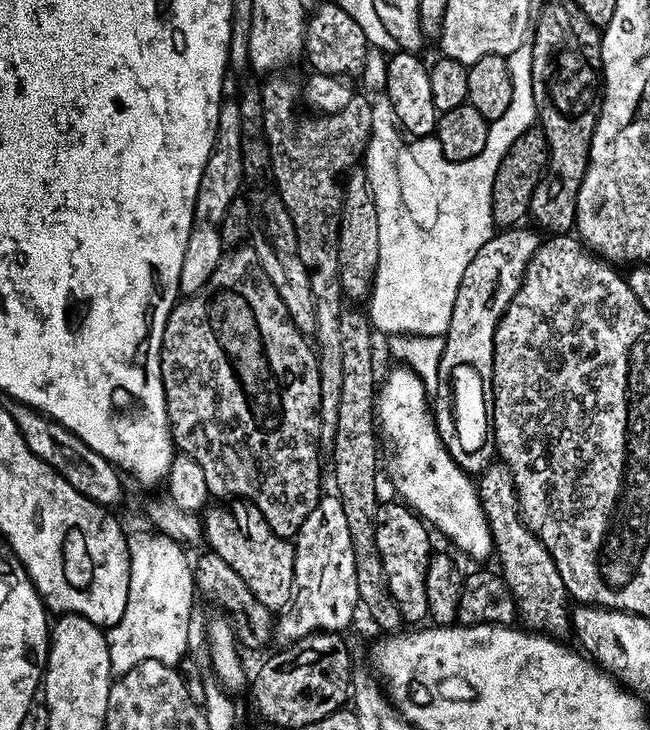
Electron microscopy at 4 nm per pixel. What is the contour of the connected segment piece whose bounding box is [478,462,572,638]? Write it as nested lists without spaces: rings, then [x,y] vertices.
[[[494,462],[484,472],[479,473],[478,491],[480,505],[492,531],[494,556],[495,559],[500,559],[498,572],[512,591],[519,623],[525,629],[553,638],[569,635],[572,627],[570,597],[562,582],[562,574],[558,574],[558,566],[554,566],[550,550],[546,550],[546,546],[542,546],[540,539],[528,529],[528,523],[520,513],[514,474],[507,464]]]

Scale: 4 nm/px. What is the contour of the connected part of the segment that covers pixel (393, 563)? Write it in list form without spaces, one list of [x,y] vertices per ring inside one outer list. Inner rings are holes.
[[[381,503],[376,510],[376,541],[378,554],[382,556],[382,570],[386,572],[386,582],[398,610],[409,625],[416,626],[428,620],[426,602],[426,566],[434,547],[428,541],[429,525],[425,524],[407,504]]]

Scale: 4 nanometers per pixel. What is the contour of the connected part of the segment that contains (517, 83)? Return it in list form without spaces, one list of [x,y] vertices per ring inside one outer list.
[[[531,43],[518,46],[518,50],[510,53],[506,59],[510,66],[510,82],[514,86],[510,94],[510,107],[506,114],[502,114],[502,118],[489,123],[482,154],[464,160],[461,164],[438,159],[435,135],[412,138],[407,141],[409,144],[403,144],[400,141],[401,133],[388,109],[387,95],[375,97],[372,104],[372,136],[364,151],[362,164],[368,174],[368,185],[372,187],[374,202],[378,206],[378,270],[374,274],[372,295],[366,301],[366,315],[377,333],[443,337],[450,326],[450,314],[454,310],[454,298],[458,294],[462,274],[466,266],[470,266],[470,258],[474,258],[474,254],[478,254],[478,250],[482,250],[484,243],[494,235],[494,174],[502,158],[506,158],[506,150],[510,150],[510,146],[514,146],[514,142],[537,123]]]

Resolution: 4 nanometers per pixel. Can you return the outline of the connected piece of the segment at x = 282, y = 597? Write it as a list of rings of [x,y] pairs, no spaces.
[[[209,507],[203,513],[202,525],[207,547],[244,579],[246,586],[250,586],[250,590],[258,598],[258,602],[262,602],[262,606],[284,610],[291,605],[296,553],[291,539],[269,531],[265,531],[264,536],[252,536],[251,526],[228,508]]]

